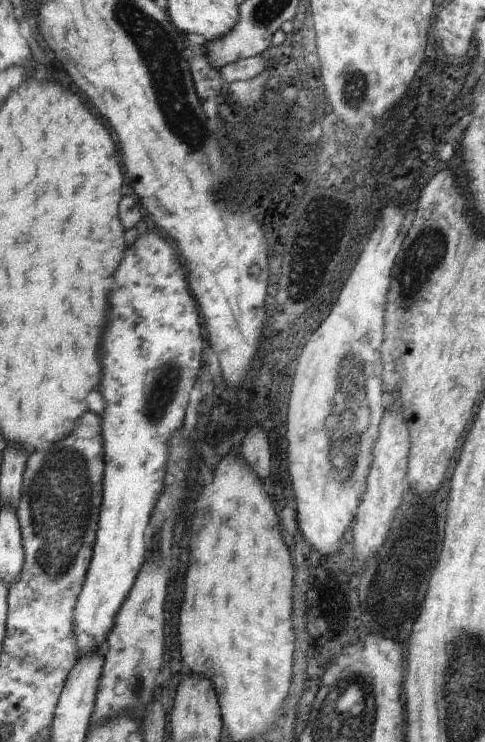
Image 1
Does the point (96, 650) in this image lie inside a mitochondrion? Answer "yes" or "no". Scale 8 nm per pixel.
no

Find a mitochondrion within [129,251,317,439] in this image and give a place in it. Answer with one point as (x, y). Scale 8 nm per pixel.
(164, 383)

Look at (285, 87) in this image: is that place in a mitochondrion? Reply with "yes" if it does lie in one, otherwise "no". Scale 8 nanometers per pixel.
no

